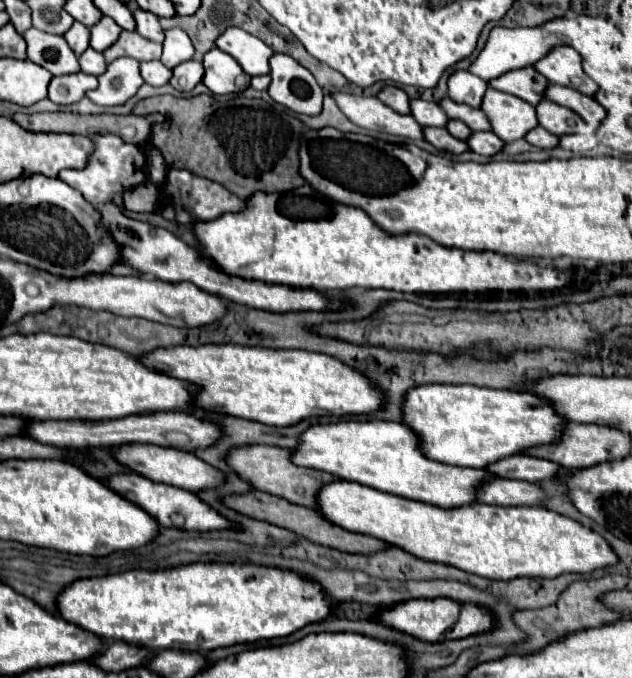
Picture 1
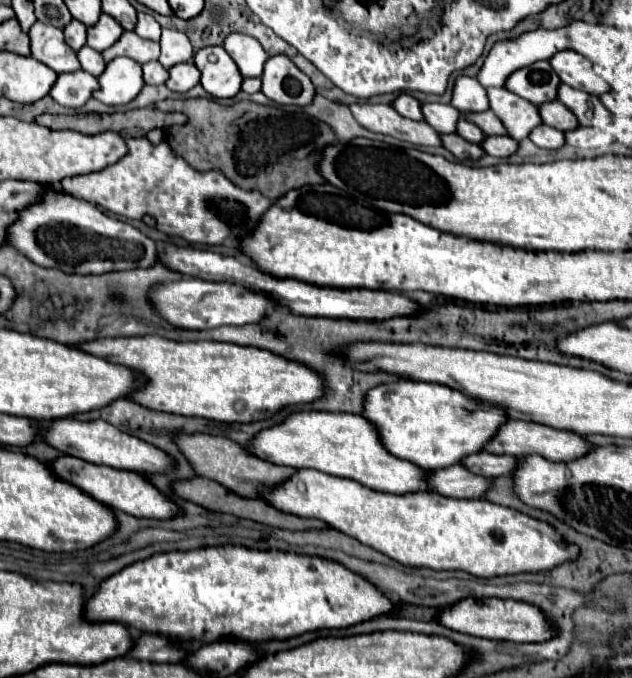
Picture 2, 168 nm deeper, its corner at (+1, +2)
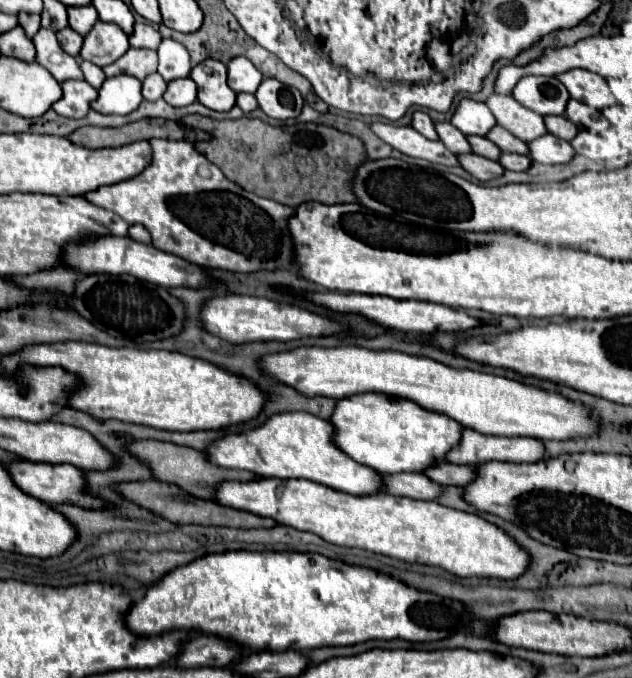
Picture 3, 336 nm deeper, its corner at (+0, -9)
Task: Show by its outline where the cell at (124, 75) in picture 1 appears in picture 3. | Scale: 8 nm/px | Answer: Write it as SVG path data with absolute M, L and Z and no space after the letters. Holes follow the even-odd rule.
M119 74L103 82L97 100L91 102L91 108L101 114L131 114L141 100L141 82L133 76Z

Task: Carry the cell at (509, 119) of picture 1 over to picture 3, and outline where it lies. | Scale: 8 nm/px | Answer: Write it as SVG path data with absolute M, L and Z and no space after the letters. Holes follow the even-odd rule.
M493 94L487 100L487 106L493 112L493 116L497 118L497 124L503 126L505 130L509 130L513 136L517 136L523 142L531 142L531 140L547 134L543 116L521 106L513 96Z

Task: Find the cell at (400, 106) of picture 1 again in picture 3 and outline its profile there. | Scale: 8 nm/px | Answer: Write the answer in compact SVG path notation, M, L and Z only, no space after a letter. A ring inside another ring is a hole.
M415 112L413 114L413 128L417 132L421 132L425 138L431 138L431 140L439 140L437 132L435 132L435 124L433 120L425 114L425 112Z

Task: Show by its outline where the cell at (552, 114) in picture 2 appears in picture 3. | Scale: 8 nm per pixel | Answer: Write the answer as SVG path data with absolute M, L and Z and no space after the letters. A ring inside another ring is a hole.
M547 116L545 126L551 134L555 134L563 140L573 140L573 136L579 132L575 128L575 124L571 124L571 120L567 120L567 116Z

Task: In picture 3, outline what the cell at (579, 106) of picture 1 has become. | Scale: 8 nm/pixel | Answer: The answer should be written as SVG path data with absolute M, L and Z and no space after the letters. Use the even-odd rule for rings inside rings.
M569 100L567 110L565 110L565 116L567 116L579 130L589 130L589 132L601 134L603 130L609 128L607 118L605 118L599 110L591 108L591 106L583 104L583 102L577 102L577 100Z

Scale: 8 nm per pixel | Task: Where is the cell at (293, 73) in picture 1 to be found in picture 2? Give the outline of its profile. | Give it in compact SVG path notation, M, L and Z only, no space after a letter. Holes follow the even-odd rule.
M270 57L262 73L262 93L278 105L306 107L314 101L314 85L290 57Z

